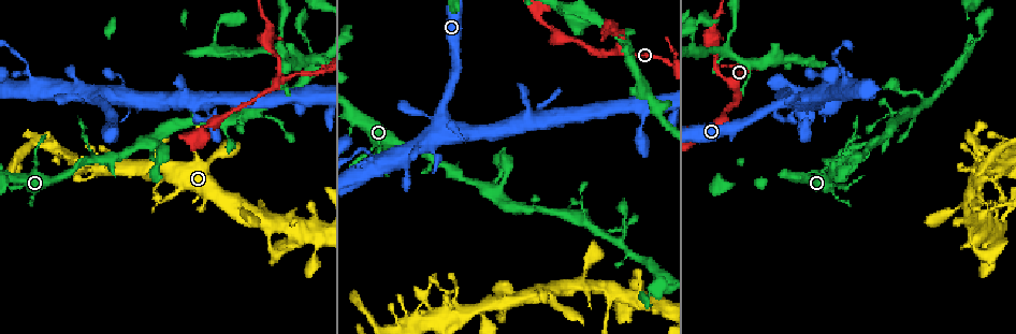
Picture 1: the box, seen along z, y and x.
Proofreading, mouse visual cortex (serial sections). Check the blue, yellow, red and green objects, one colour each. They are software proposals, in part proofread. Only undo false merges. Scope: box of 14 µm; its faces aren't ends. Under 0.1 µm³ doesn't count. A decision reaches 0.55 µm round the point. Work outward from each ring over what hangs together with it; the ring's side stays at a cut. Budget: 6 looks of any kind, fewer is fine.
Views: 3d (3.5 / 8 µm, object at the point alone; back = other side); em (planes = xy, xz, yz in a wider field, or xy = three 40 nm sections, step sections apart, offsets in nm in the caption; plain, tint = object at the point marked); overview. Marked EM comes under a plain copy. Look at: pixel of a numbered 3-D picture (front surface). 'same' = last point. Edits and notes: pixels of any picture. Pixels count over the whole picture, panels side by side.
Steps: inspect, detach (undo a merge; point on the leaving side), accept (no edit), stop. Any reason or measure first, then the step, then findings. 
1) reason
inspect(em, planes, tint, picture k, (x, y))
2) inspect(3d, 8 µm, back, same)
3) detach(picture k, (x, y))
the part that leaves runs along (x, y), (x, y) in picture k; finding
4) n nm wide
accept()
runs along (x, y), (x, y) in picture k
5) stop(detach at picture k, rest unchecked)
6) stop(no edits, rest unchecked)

sharp bend
inspect(em, xy, step 5, tint, picture 1, (445, 120))

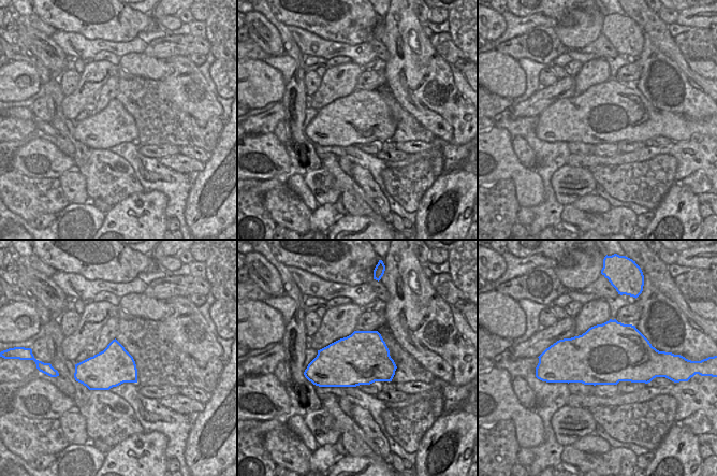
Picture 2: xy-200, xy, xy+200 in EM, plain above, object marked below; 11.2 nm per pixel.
inspect(3d, 3.5 µm, same)

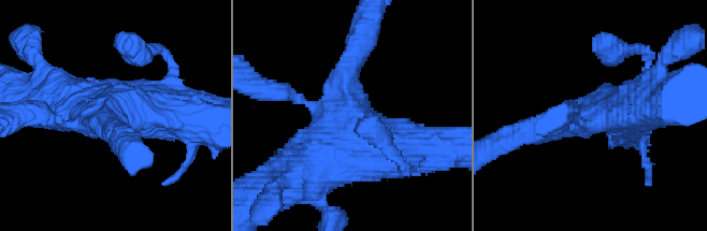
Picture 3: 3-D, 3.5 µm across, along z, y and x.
accept()
runs along (351, 65), (348, 119), (381, 147), (424, 149) in picture 3; one cell here

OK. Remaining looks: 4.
abrupt turn
inspect(3d, 3.5 µm, picture 1, (443, 326))

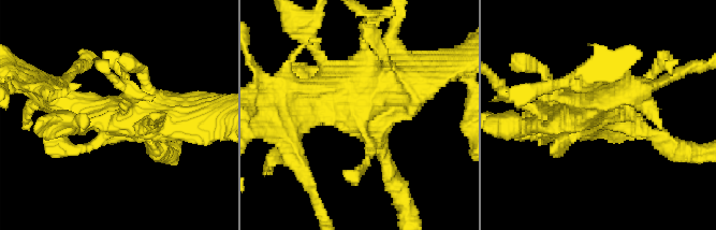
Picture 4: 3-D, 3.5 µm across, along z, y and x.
inspect(em, planes, tint, picture 4, (359, 108))

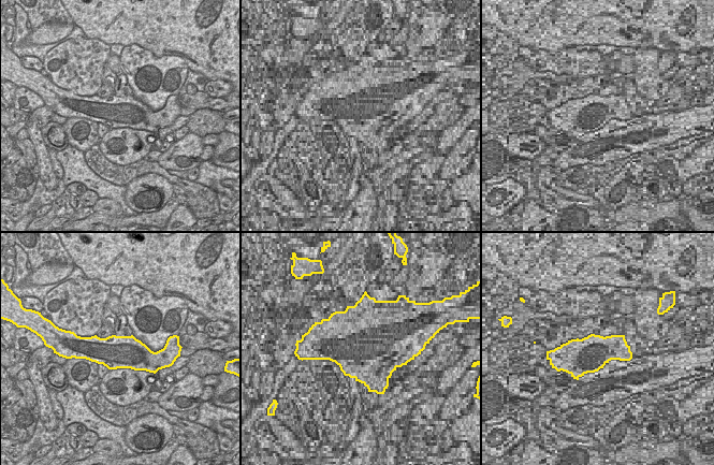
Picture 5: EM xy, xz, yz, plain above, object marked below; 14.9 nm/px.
accept()
all the same cell

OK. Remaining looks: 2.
side arm on a straight run
inspect(3d, 3.5 µm, picture 1, (619, 50))

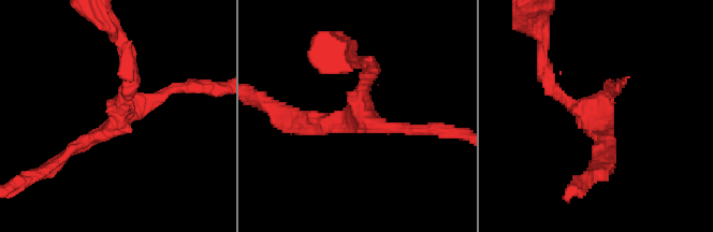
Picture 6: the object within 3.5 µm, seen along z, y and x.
3 arms; arms of 150, 200, 200 nm
inspect(em, xy, step 3, tint, picture 6, (599, 113))

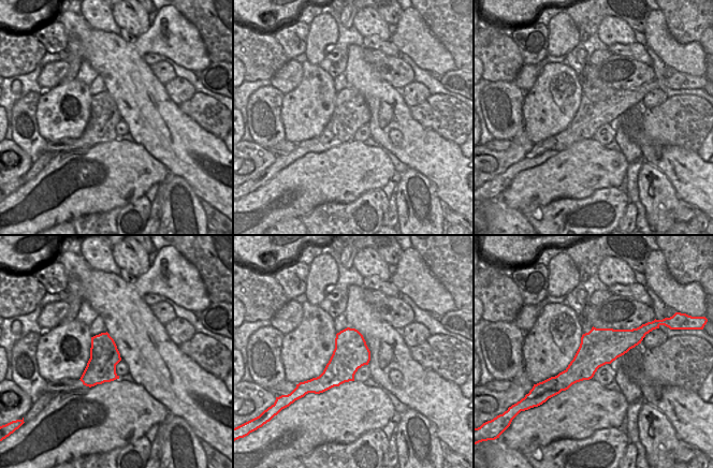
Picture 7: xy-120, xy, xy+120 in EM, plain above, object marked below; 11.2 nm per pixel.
380 nm wide
accept()
runs along (187, 89), (144, 96), (68, 151) in picture 6; one cell here

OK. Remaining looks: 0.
stop(no edits, rest unchecked)

